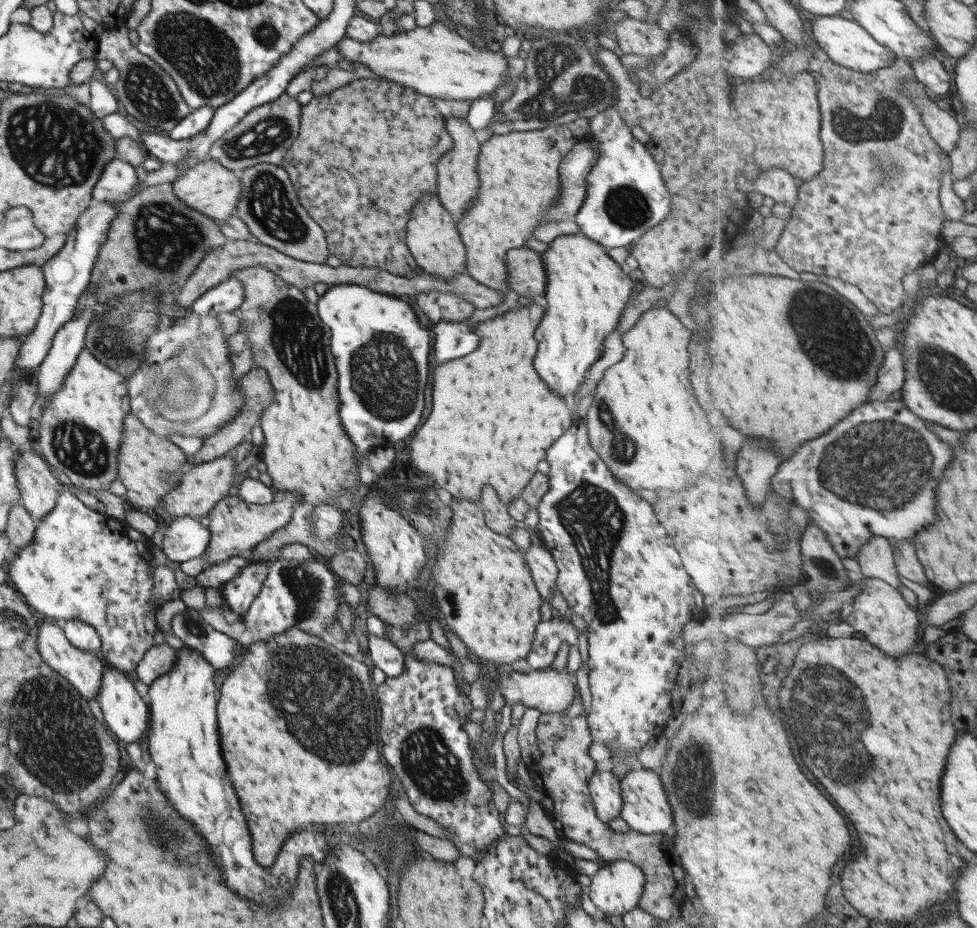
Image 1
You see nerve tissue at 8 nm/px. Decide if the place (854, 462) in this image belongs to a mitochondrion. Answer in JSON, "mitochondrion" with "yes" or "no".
{"mitochondrion":"yes"}

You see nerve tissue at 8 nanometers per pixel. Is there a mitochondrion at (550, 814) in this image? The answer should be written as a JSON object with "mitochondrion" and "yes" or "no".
{"mitochondrion":"no"}

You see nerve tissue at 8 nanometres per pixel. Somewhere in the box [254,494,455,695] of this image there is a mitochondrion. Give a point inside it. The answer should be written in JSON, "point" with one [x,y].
{"point":[307,587]}

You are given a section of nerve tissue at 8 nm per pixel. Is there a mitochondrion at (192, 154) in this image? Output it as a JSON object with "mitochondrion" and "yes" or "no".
{"mitochondrion":"no"}

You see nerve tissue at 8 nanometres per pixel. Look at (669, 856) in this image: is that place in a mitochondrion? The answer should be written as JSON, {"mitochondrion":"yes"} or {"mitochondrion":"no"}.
{"mitochondrion":"no"}

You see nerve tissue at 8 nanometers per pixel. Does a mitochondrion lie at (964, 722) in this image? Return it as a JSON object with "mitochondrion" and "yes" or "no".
{"mitochondrion":"no"}

